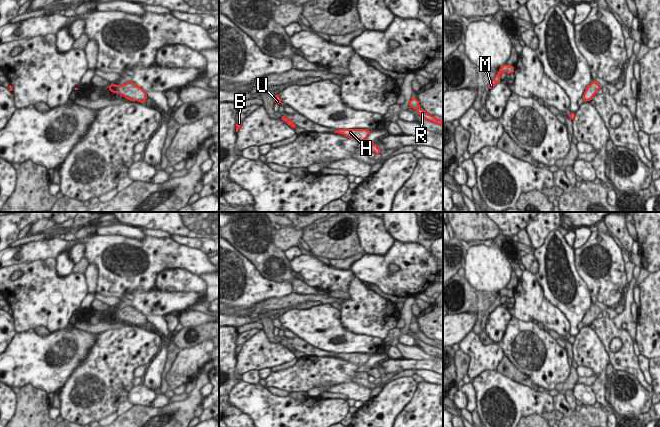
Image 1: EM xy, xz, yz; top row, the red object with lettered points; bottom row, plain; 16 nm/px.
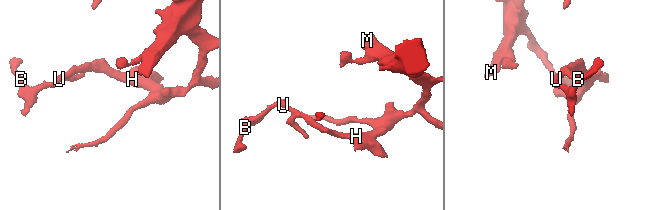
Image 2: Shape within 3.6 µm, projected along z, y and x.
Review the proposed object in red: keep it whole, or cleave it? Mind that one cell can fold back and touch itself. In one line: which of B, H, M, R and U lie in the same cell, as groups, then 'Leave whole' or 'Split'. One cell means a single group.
Groups: B H M R U. Leave whole

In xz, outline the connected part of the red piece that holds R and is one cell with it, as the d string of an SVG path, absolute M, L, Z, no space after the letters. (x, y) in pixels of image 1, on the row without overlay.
M411 322L409 325L409 331L411 331L412 333L415 333L417 335L417 337L423 341L425 344L428 344L432 347L436 347L438 349L443 350L443 345L441 343L438 343L428 337L426 337L423 332L420 331L419 329L419 325L417 322Z

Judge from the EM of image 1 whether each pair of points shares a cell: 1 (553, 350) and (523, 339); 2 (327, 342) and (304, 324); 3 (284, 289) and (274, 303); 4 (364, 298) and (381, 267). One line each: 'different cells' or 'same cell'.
1: same cell
2: same cell
3: different cells
4: different cells

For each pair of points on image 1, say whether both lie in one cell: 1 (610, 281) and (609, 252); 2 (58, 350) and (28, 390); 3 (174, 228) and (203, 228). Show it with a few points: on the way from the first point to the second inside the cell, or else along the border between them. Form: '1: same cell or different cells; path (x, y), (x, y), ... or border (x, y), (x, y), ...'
1: same cell; path (610, 274), (609, 259)
2: different cells; border (20, 387), (32, 384), (48, 392)
3: same cell; path (181, 228), (196, 228)

